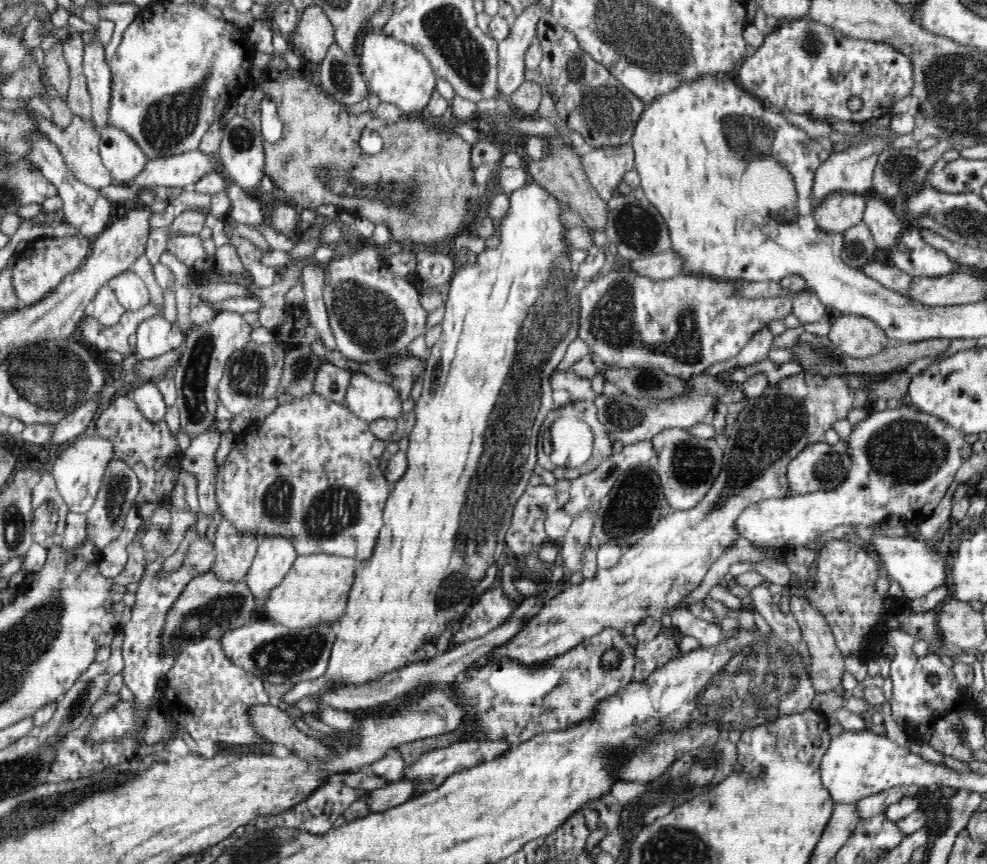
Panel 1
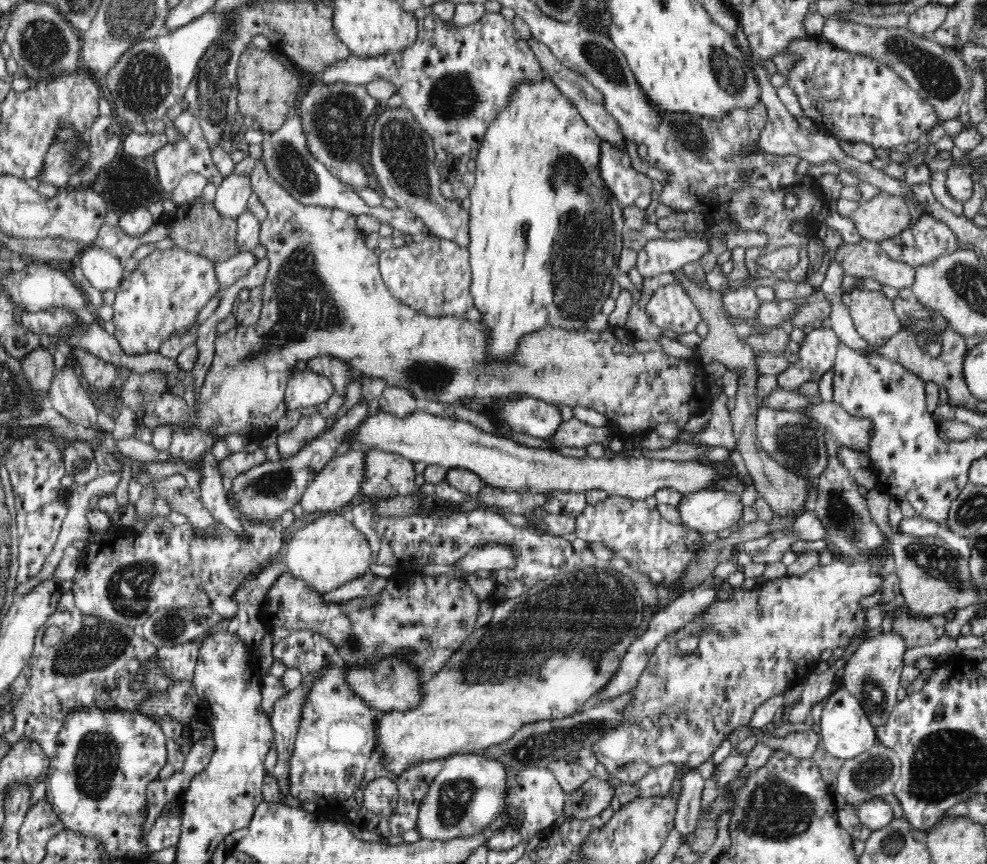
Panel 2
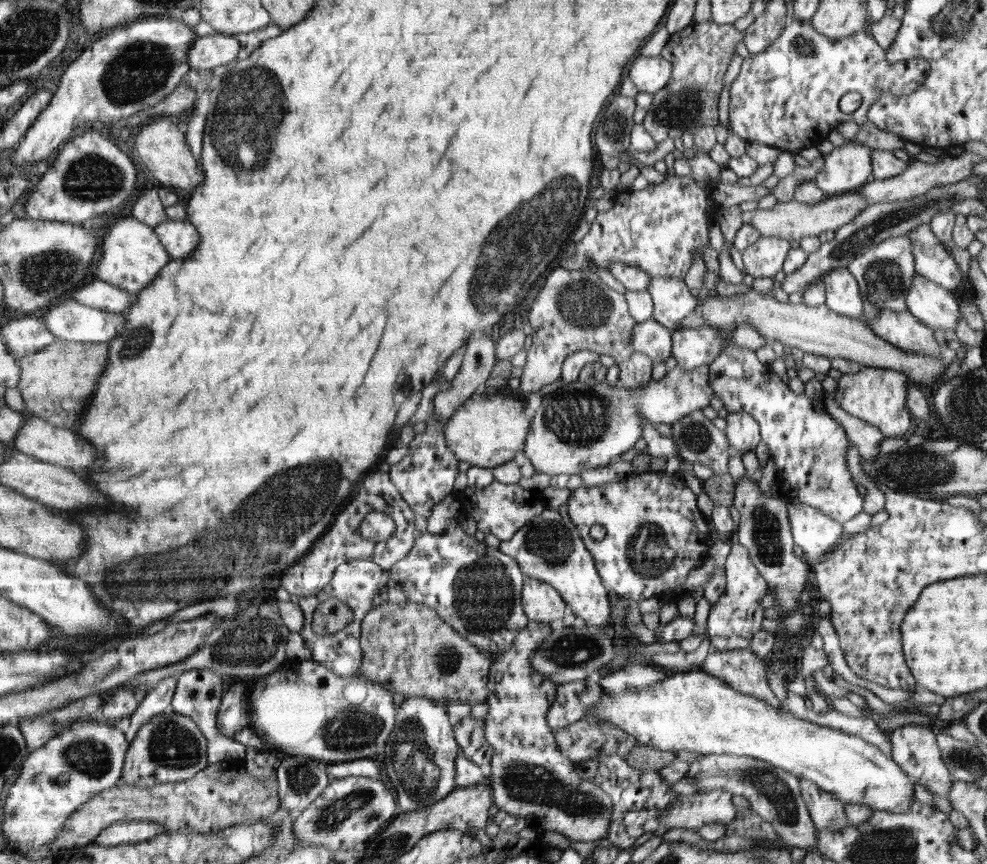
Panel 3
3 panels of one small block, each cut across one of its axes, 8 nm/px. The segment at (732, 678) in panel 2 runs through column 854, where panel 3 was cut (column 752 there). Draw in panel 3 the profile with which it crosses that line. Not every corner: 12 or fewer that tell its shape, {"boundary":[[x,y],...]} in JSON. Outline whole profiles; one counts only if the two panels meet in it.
{"boundary":[[731,544],[707,619],[711,652],[748,648],[768,586]]}

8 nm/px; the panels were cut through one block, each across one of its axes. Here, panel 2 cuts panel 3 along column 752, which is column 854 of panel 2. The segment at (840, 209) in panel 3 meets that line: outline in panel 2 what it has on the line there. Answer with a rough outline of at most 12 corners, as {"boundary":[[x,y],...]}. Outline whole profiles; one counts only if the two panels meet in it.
{"boundary":[[881,192],[850,217],[879,243],[910,227],[907,201]]}

